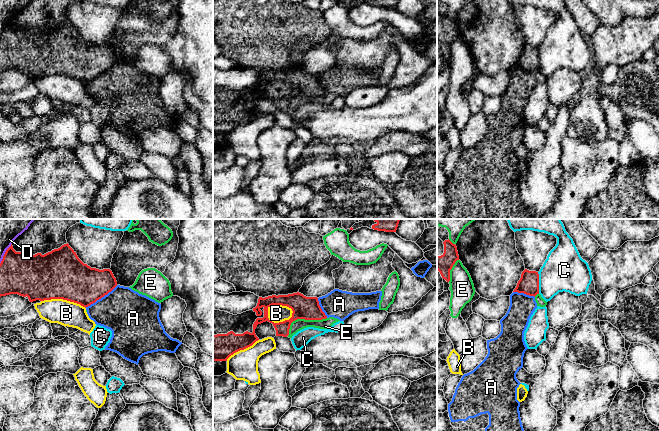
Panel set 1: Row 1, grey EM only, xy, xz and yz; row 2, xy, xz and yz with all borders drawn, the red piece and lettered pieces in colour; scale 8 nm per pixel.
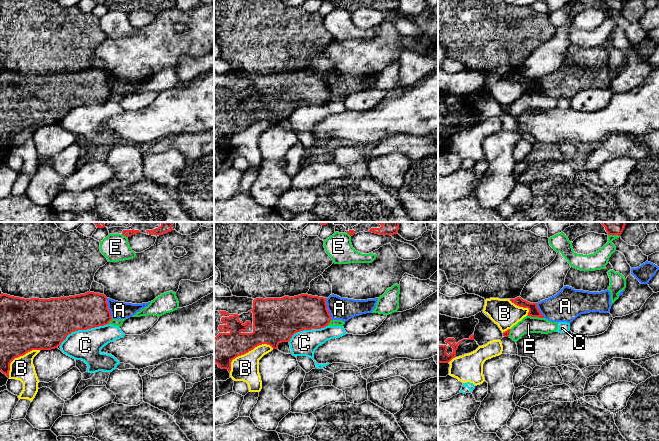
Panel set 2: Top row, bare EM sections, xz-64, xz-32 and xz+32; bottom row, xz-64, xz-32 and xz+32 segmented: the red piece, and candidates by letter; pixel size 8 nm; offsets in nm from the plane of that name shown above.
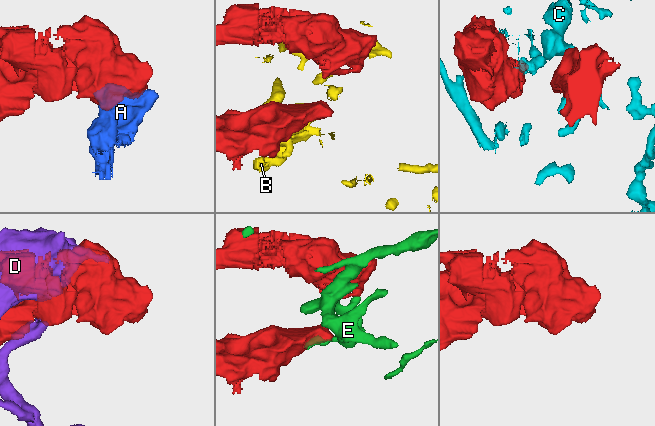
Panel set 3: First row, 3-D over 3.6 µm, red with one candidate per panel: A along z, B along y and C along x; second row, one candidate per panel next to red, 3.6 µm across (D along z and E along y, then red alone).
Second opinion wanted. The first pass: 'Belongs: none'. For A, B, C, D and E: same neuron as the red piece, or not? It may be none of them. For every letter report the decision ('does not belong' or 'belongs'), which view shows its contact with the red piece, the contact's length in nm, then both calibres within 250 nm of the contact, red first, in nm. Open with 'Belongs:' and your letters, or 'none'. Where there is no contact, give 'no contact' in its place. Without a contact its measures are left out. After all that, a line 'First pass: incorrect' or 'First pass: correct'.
Belongs: none
A: does not belong; meets red in xy; contact 320 nm long; 320 nm thick on the red side, 380 nm on the other
B: does not belong; meets red in xz; contact 220 nm long; 190 nm thick on the red side, 140 nm on the other
C: does not belong; meets red in yz; contact 180 nm long; 160 nm thick on the red side, 340 nm on the other
D: does not belong; meets red in xy; contact 190 nm long; 340 nm thick on the red side, 220 nm on the other
E: does not belong; meets red in xz; contact 360 nm long; 190 nm thick on the red side, 90 nm on the other
First pass: correct

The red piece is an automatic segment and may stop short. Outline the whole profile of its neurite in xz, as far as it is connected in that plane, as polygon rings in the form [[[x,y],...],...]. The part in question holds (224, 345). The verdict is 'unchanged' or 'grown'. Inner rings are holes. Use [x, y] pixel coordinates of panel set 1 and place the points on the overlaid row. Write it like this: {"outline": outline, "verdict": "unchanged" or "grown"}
{"outline": [[[299,292],[259,297],[255,308],[237,315],[213,309],[213,376],[225,374],[227,359],[259,340],[255,334],[258,324],[268,321],[273,324],[276,336],[287,337],[291,323],[297,319],[322,320],[326,318],[317,297],[306,297]],[[272,305],[291,308],[292,317],[279,323],[270,321],[268,308]]], "verdict": "grown"}

